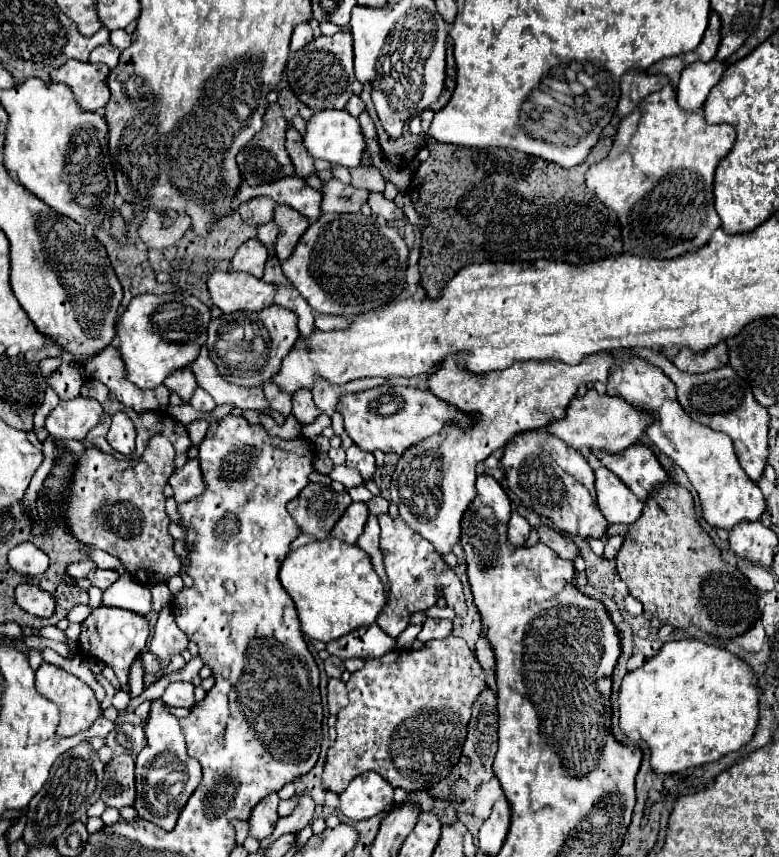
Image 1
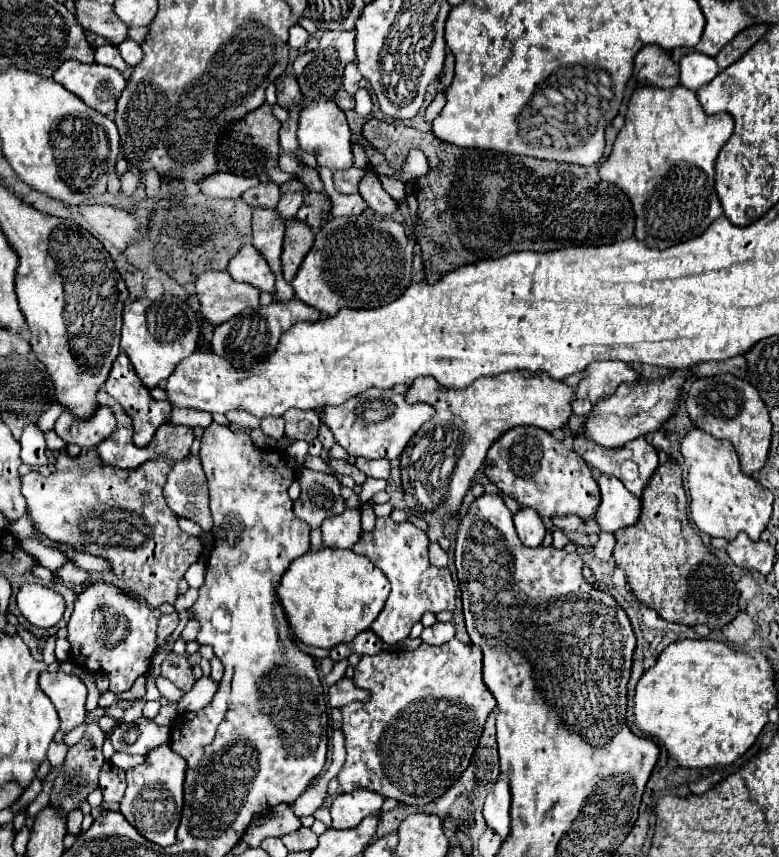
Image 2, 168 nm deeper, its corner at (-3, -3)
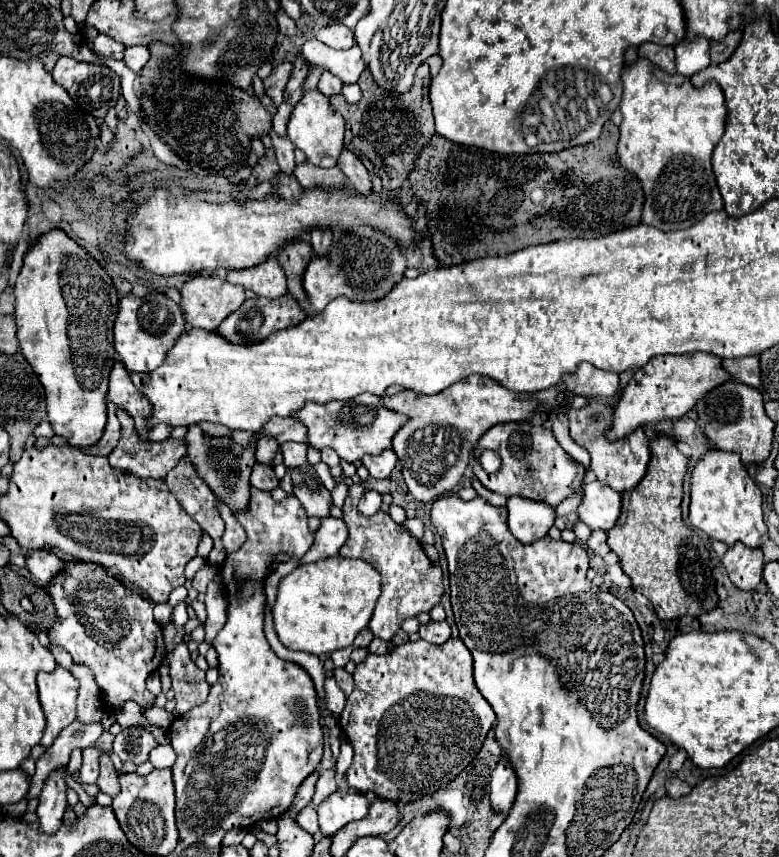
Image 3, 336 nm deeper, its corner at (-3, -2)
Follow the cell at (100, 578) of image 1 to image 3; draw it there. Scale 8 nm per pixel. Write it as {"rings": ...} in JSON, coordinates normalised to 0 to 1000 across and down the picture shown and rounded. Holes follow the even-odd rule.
{"rings":[[[50,641],[50,643],[42,643],[40,650],[35,650],[35,664],[50,683],[60,683],[76,669],[83,666],[83,655],[76,652],[68,643]]]}

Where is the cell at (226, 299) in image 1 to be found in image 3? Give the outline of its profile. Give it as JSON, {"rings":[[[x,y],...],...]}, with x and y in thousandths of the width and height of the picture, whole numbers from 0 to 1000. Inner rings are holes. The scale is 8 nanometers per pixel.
{"rings":[[[253,321],[232,337],[232,358],[245,382],[276,386],[281,377],[307,361],[315,351],[315,337],[273,321]]]}

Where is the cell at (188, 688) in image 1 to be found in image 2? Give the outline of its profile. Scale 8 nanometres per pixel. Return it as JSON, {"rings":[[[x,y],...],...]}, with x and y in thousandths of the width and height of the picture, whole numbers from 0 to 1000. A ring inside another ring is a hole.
{"rings":[[[202,789],[202,803],[207,807],[207,812],[212,812],[217,819],[230,819],[230,814],[235,812],[235,807],[230,807],[230,803],[225,803],[214,791]]]}

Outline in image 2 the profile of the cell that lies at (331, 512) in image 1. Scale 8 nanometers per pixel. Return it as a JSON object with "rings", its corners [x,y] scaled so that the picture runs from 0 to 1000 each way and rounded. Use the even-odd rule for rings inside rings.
{"rings":[[[384,546],[381,562],[386,567],[386,579],[384,583],[379,583],[376,595],[399,616],[409,616],[417,604],[433,602],[443,595],[438,565],[430,555],[412,553],[397,546]]]}

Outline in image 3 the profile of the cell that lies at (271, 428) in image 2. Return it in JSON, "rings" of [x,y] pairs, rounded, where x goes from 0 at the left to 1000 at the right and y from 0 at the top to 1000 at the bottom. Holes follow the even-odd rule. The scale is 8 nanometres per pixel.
{"rings":[[[332,510],[332,515],[330,515],[330,536],[332,536],[332,540],[350,540],[350,533],[353,533],[353,529],[358,526],[358,517],[356,517],[356,512],[348,512],[348,510]]]}

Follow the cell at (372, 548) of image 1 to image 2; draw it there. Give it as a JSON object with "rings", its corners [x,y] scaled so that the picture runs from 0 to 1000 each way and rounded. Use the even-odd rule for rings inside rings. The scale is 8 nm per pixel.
{"rings":[[[474,583],[466,593],[463,593],[463,616],[469,618],[469,621],[476,621],[476,616],[481,616],[481,597],[479,597],[479,590],[481,590],[481,586],[479,583]]]}

